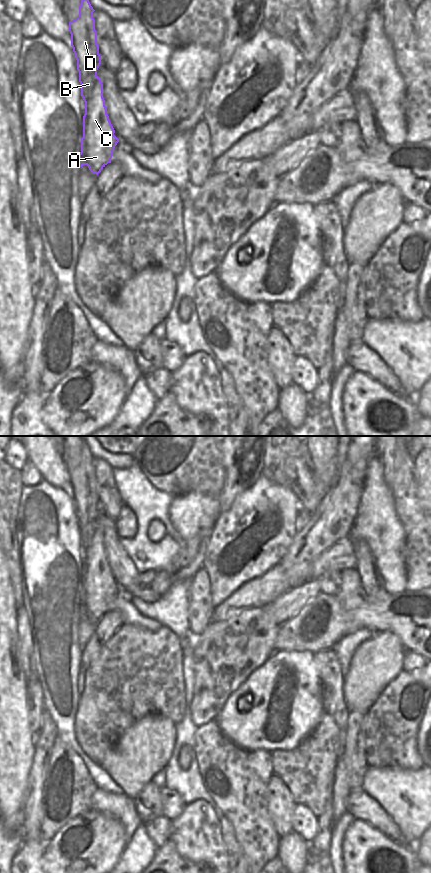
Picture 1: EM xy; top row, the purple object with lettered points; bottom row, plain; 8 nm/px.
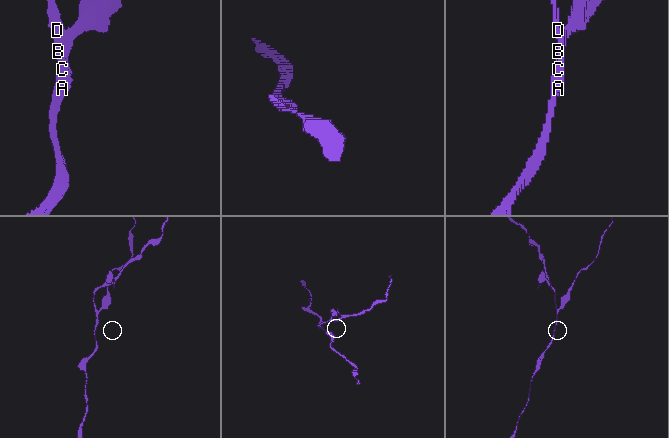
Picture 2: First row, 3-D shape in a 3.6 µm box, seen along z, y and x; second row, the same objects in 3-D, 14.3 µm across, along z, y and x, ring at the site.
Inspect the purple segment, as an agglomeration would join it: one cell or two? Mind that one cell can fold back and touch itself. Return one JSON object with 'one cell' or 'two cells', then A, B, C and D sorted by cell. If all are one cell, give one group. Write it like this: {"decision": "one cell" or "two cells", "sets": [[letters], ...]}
{"decision": "two cells", "sets": [["A", "C"], ["B", "D"]]}

